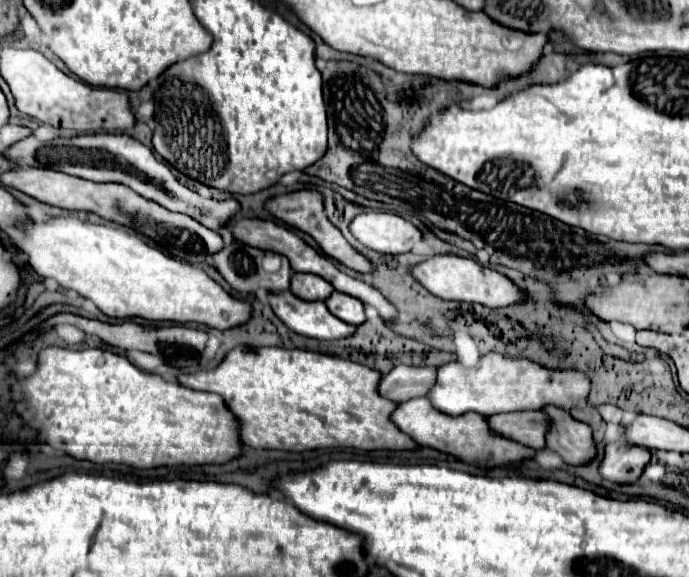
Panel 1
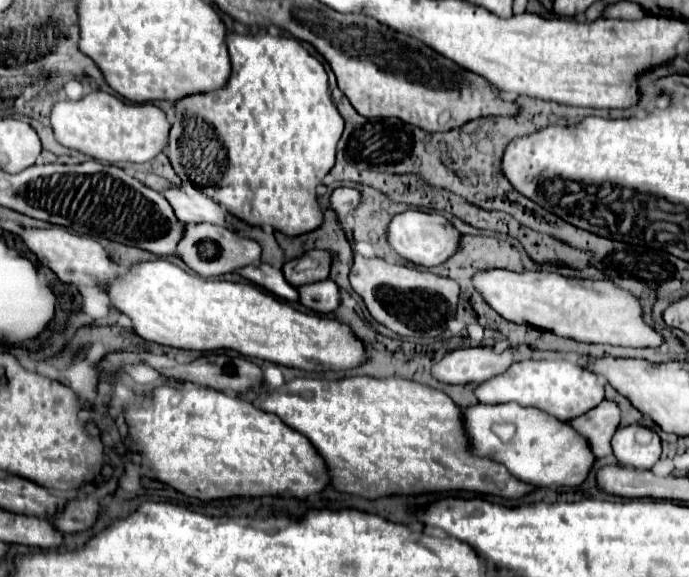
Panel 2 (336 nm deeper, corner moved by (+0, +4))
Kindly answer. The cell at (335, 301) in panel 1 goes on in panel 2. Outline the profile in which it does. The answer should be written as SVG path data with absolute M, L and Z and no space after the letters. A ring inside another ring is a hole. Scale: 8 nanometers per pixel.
M331 279L299 287L297 291L301 295L301 303L319 313L333 313L341 305L339 285Z

